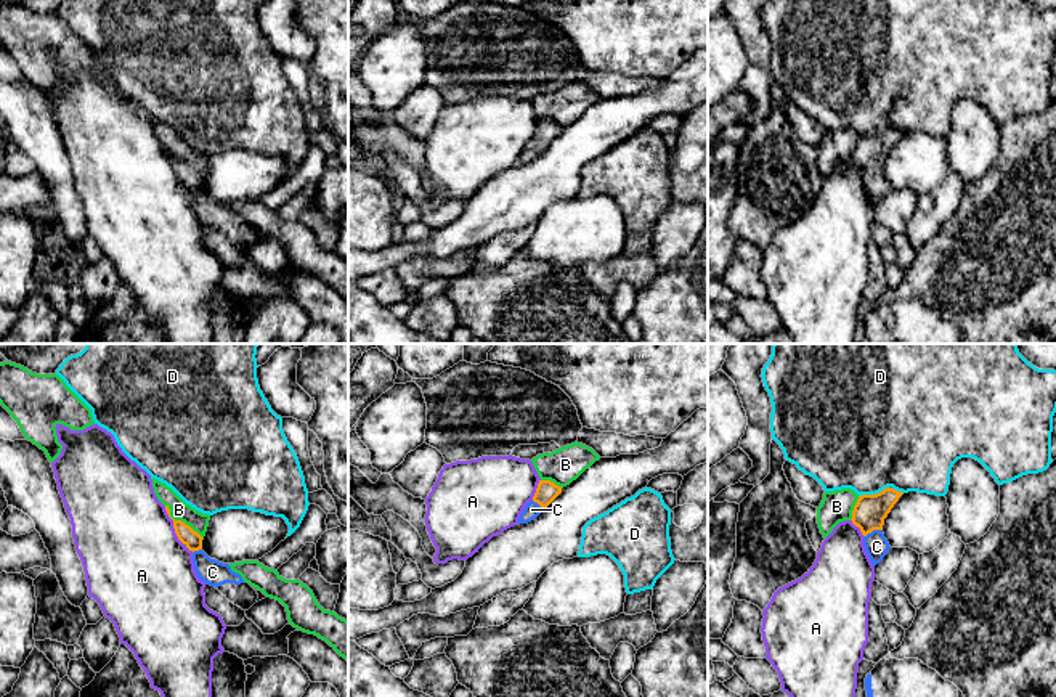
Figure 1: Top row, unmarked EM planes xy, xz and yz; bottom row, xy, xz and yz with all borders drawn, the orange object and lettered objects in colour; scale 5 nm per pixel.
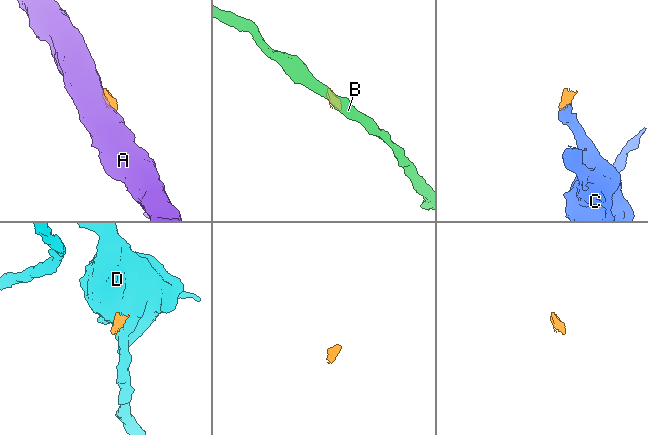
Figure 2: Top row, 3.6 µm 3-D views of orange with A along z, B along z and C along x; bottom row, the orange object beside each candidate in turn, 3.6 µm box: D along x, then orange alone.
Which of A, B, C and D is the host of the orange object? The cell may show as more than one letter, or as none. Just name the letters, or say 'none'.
C

